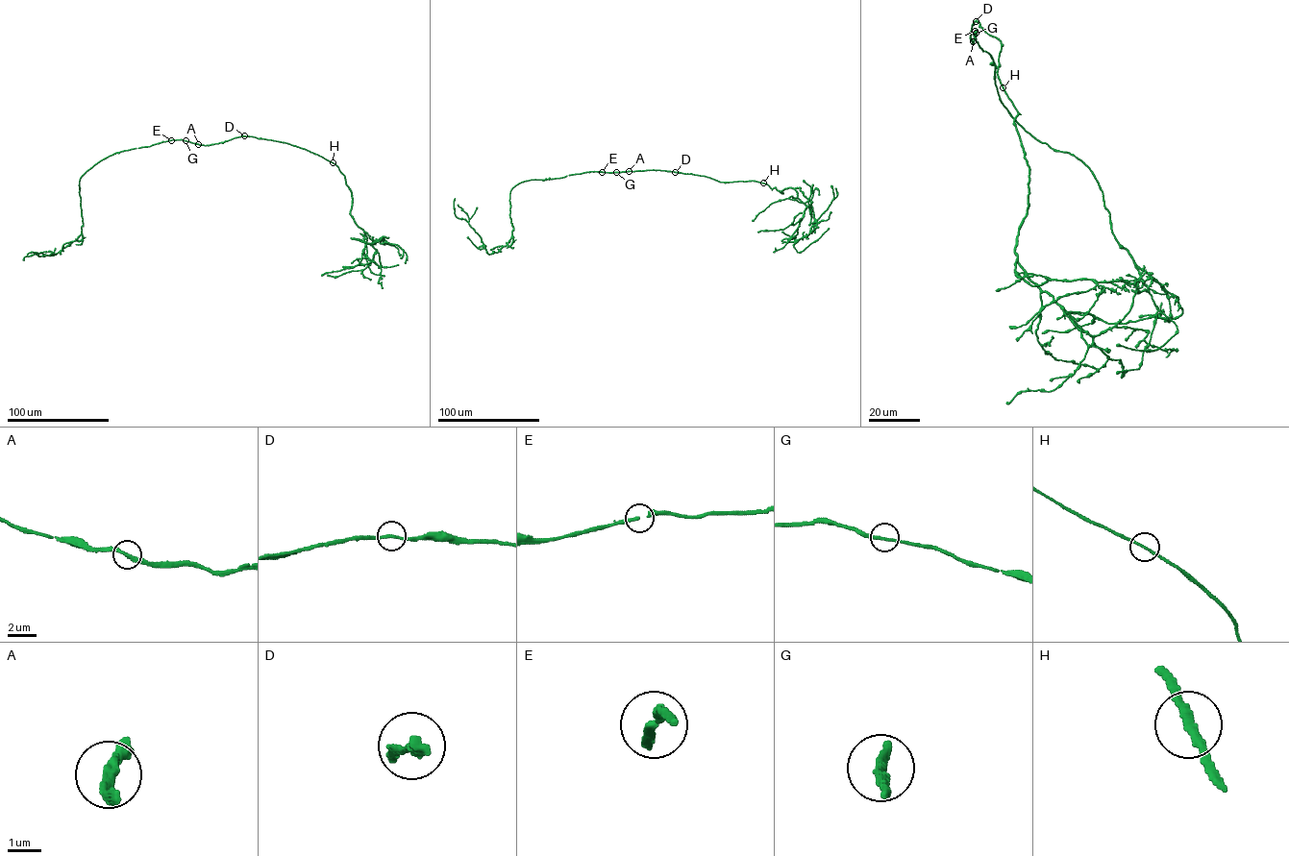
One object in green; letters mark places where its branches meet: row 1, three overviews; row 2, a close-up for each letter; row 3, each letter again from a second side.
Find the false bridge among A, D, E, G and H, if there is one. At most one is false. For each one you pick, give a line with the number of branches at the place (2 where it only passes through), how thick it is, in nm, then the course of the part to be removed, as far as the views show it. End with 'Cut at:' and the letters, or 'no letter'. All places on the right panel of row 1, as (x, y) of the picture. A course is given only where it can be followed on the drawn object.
Cut at: no letter

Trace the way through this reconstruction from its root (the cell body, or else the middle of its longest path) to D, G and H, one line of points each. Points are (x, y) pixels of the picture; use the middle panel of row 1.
D: (651, 170), (675, 172)
G: (651, 170), (616, 172)
H: (651, 170), (703, 176), (722, 182), (763, 183)

